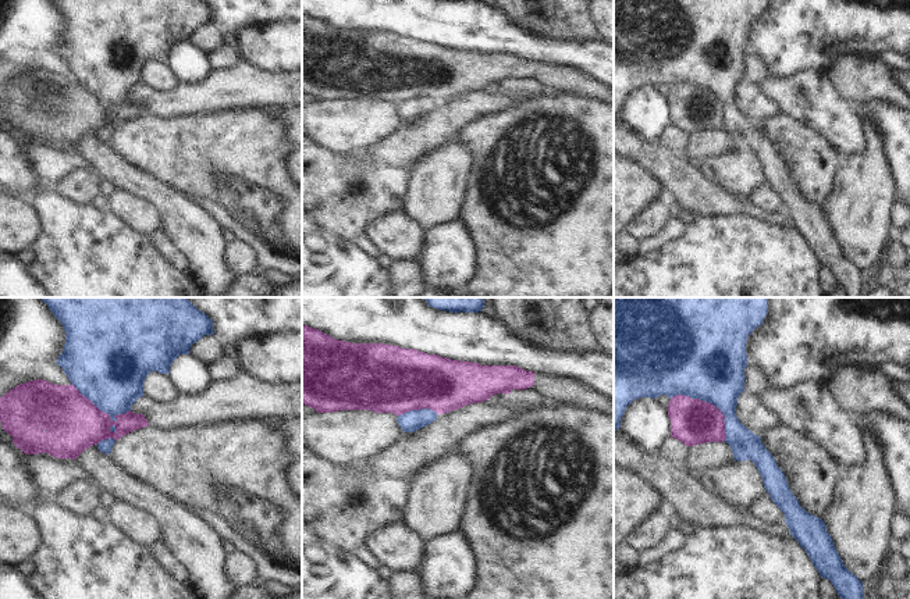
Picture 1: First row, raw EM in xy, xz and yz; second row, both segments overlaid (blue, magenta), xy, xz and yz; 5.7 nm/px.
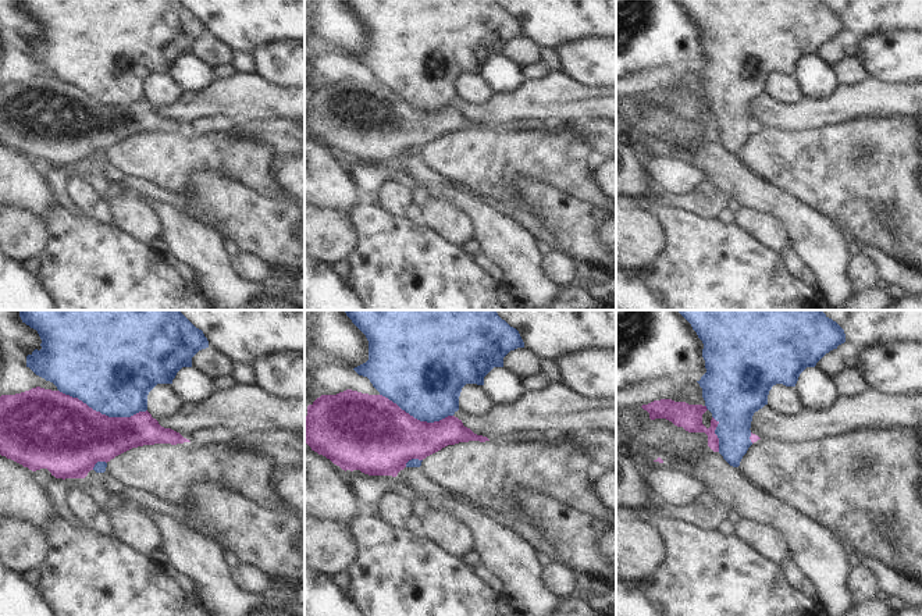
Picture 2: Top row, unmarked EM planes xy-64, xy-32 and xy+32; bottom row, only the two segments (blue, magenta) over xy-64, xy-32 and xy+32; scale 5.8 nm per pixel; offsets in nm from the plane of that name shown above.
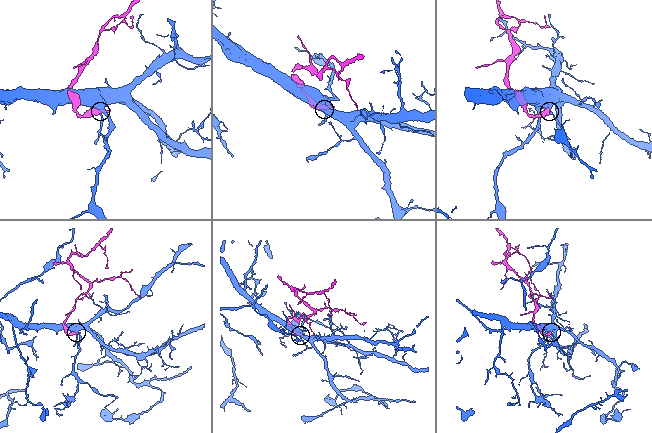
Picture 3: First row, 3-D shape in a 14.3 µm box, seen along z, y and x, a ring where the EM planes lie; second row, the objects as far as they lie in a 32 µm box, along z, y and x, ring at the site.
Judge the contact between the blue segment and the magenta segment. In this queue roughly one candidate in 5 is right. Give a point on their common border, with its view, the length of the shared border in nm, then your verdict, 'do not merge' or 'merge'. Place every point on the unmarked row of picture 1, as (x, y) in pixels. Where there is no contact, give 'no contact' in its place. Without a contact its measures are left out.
meets blue in yz at (708, 91); contact 400 nm long; do not merge

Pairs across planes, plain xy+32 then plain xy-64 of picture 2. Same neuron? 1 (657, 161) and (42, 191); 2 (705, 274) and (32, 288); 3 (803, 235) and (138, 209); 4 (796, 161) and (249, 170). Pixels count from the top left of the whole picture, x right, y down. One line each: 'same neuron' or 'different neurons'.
1: different neurons
2: different neurons
3: different neurons
4: same neuron

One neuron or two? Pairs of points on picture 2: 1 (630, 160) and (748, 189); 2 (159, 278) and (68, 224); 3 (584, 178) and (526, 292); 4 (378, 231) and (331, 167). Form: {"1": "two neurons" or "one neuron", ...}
{"1": "two neurons", "2": "one neuron", "3": "two neurons", "4": "two neurons"}

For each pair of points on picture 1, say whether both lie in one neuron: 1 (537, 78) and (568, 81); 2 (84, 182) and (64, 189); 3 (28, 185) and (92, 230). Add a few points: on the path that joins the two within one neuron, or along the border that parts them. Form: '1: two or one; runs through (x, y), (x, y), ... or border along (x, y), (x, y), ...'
1: one; runs through (544, 78), (561, 78)
2: one; runs through (80, 186), (68, 188)
3: two; border along (48, 186), (34, 198)

